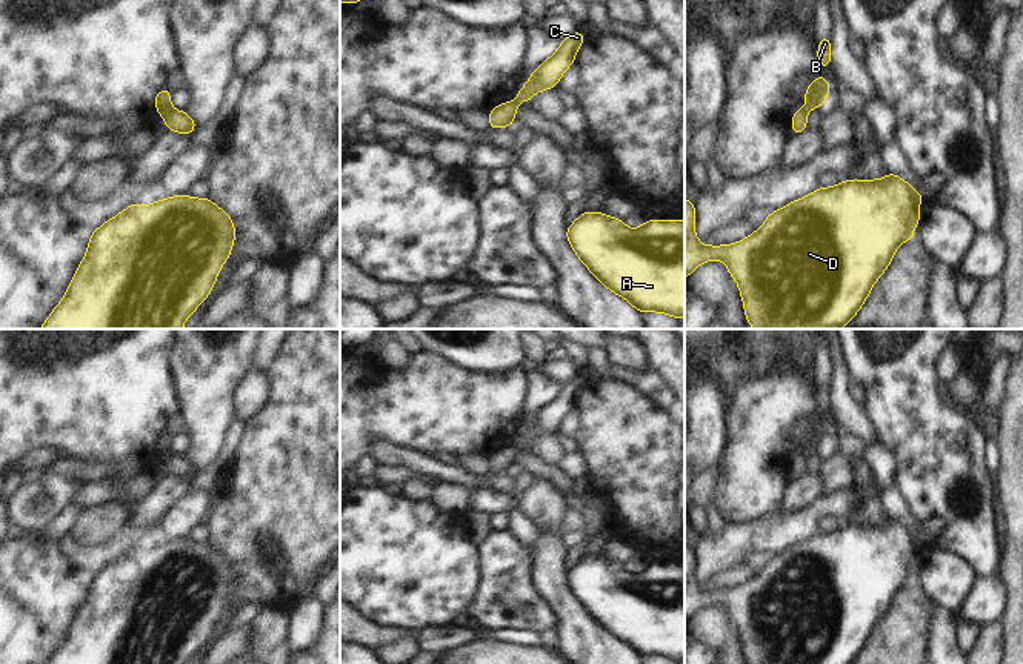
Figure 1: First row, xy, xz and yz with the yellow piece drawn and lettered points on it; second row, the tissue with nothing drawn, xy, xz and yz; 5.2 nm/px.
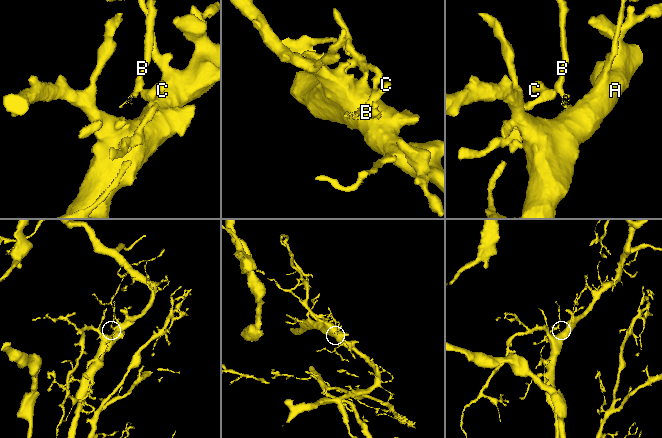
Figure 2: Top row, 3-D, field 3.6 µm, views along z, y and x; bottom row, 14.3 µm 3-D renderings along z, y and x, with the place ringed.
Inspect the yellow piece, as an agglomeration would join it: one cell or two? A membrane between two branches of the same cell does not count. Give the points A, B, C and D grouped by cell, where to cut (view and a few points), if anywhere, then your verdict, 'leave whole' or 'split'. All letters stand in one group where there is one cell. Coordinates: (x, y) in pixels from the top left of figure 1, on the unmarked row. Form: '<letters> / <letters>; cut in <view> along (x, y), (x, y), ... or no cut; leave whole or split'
A C D / B; cut in xy along (173, 454), (163, 461); split

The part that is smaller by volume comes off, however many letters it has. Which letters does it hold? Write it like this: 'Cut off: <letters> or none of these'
Cut off: B

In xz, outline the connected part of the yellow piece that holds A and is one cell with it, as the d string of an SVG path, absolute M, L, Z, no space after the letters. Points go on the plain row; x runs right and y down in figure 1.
M600 555L581 556L566 572L566 583L598 626L638 656L685 662L685 564L646 564L641 572L629 573L620 563Z

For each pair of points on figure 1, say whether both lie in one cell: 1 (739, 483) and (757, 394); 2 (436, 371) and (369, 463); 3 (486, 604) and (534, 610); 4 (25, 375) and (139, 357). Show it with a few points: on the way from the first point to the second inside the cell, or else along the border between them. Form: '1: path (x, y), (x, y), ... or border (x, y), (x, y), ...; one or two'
1: path (753, 461), (753, 415); one
2: border (366, 452), (356, 463); two
3: path (499, 604), (522, 607); one
4: path (53, 368), (76, 365), (83, 357), (111, 357); one

